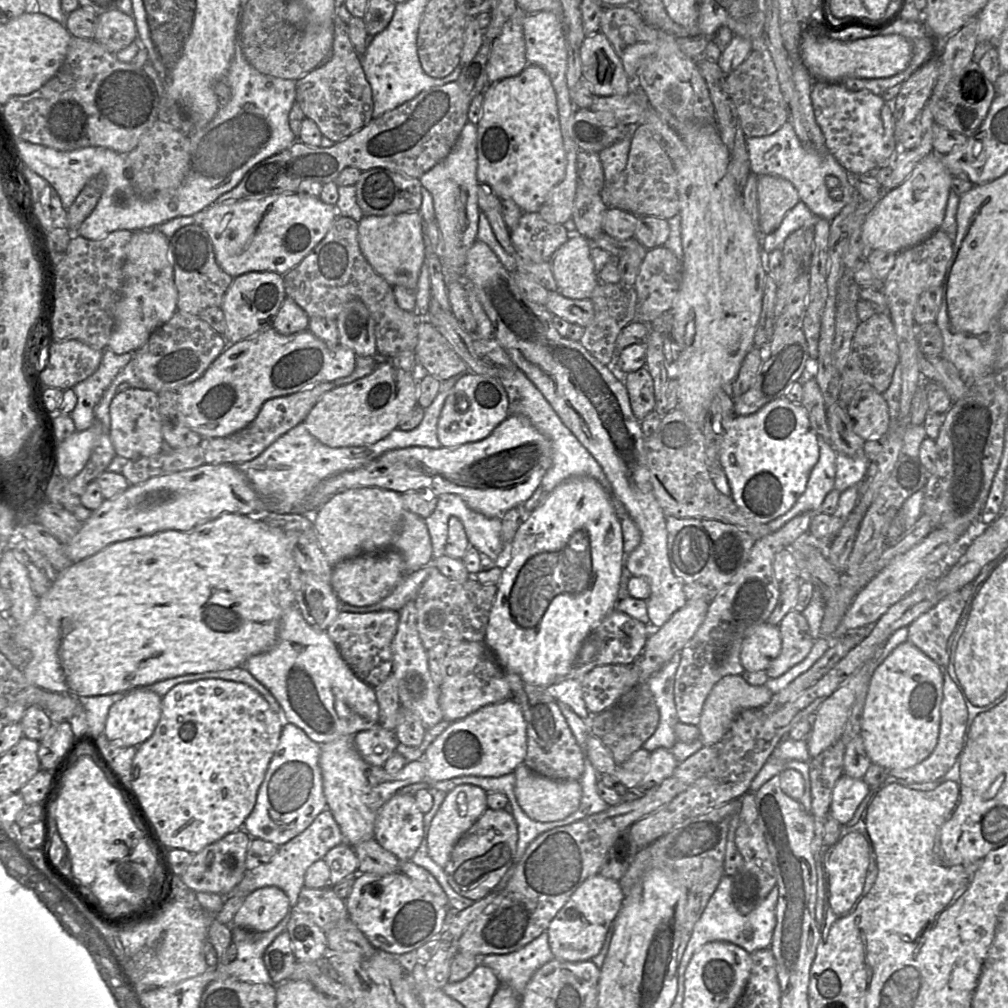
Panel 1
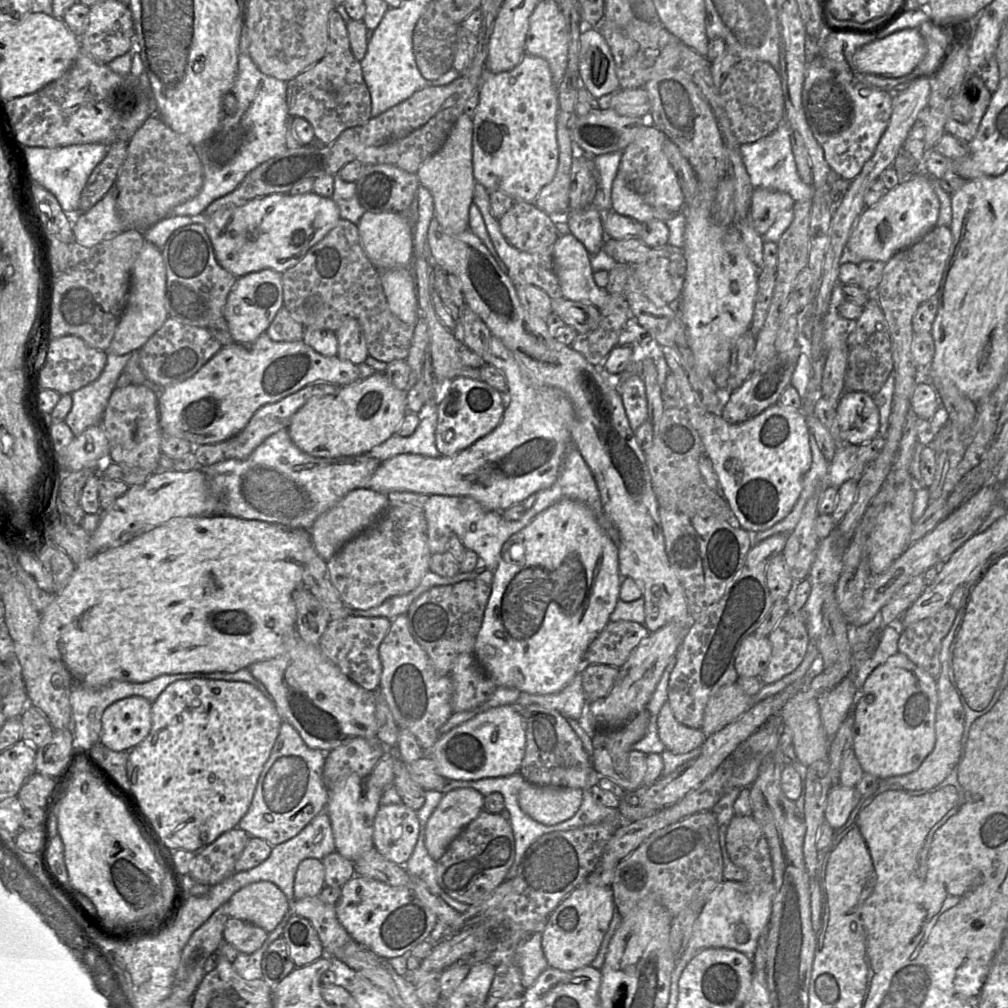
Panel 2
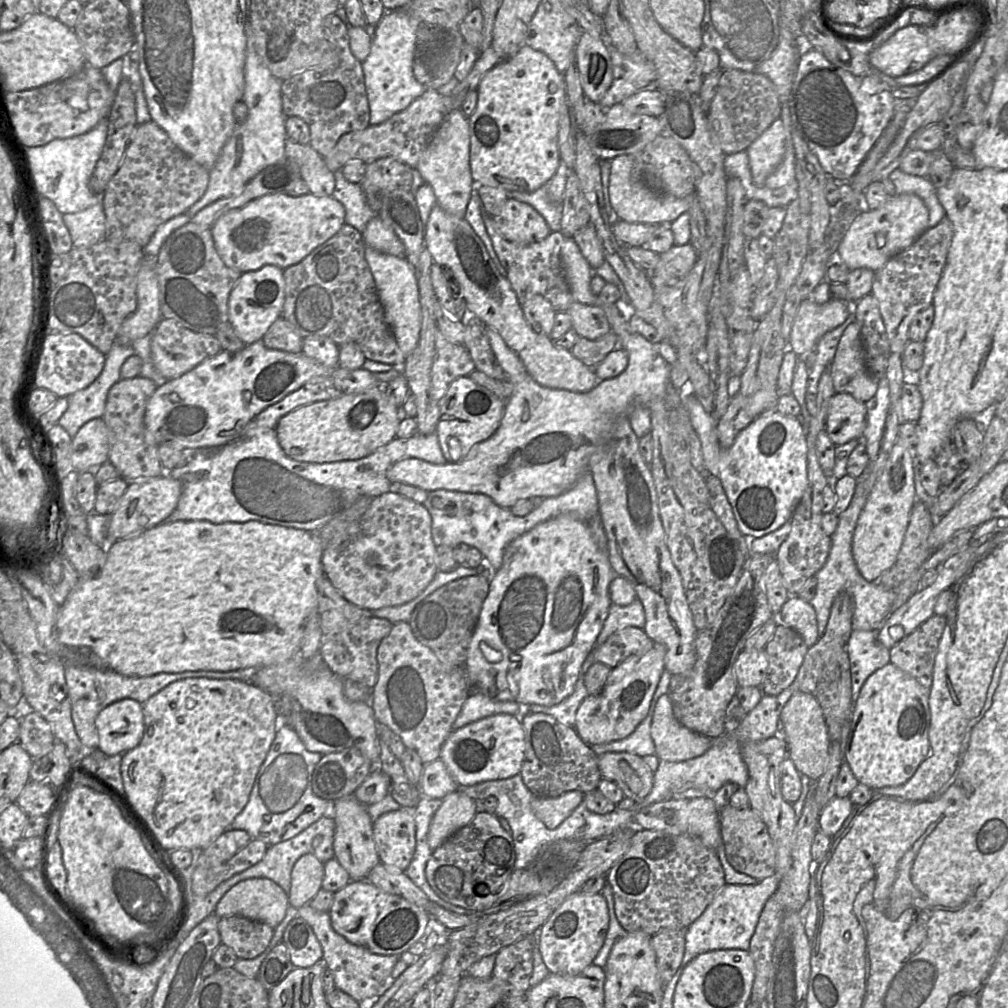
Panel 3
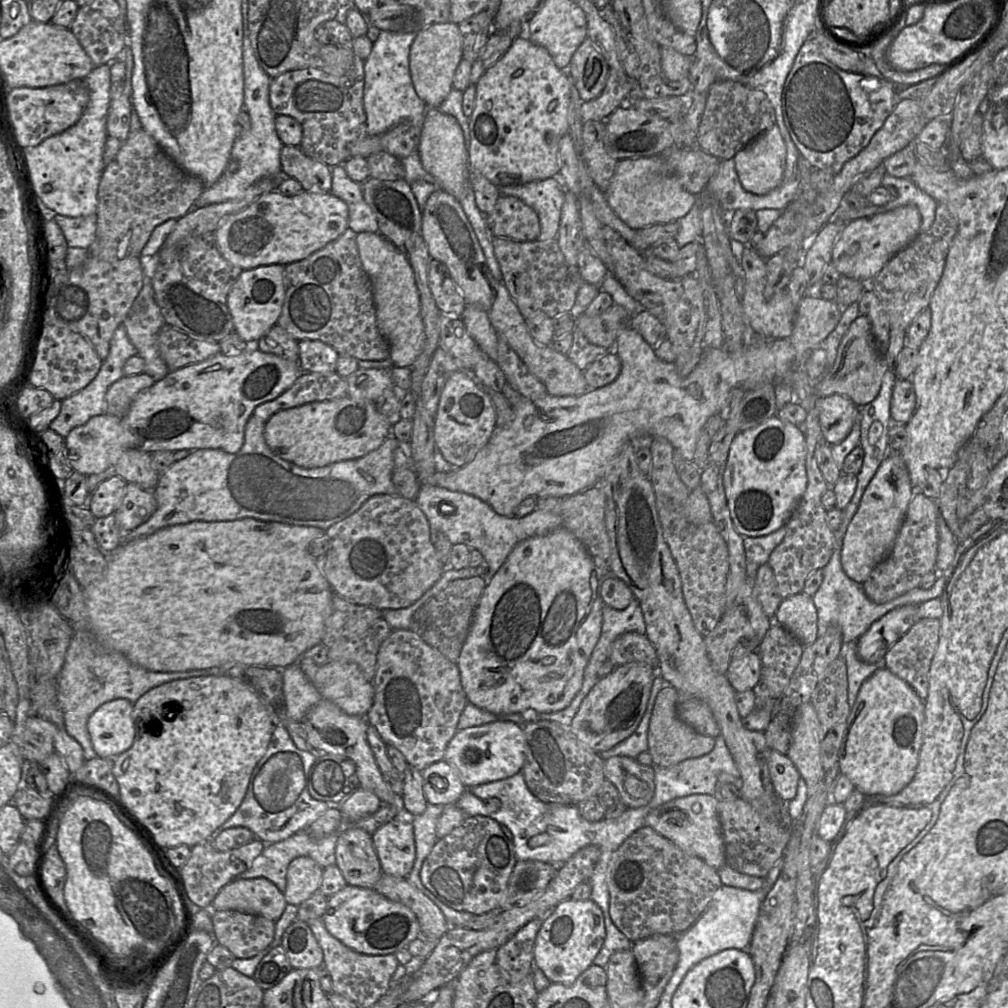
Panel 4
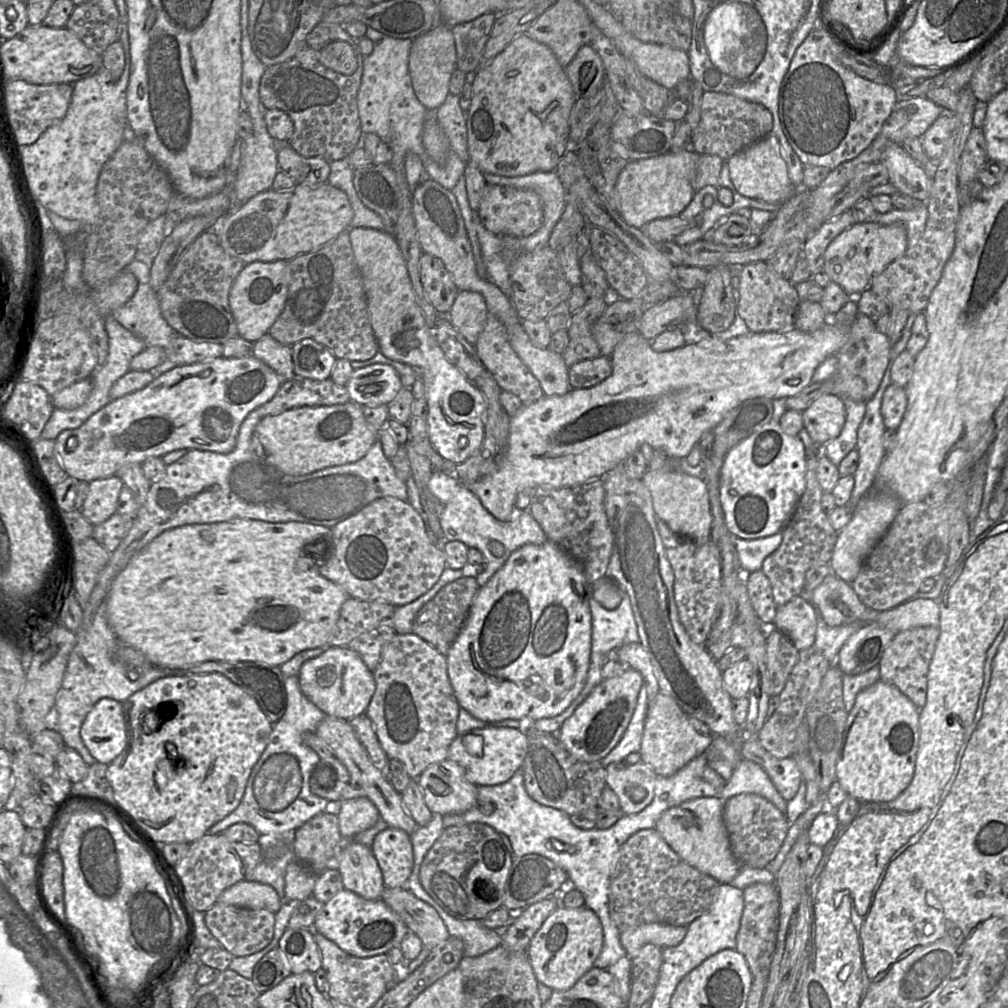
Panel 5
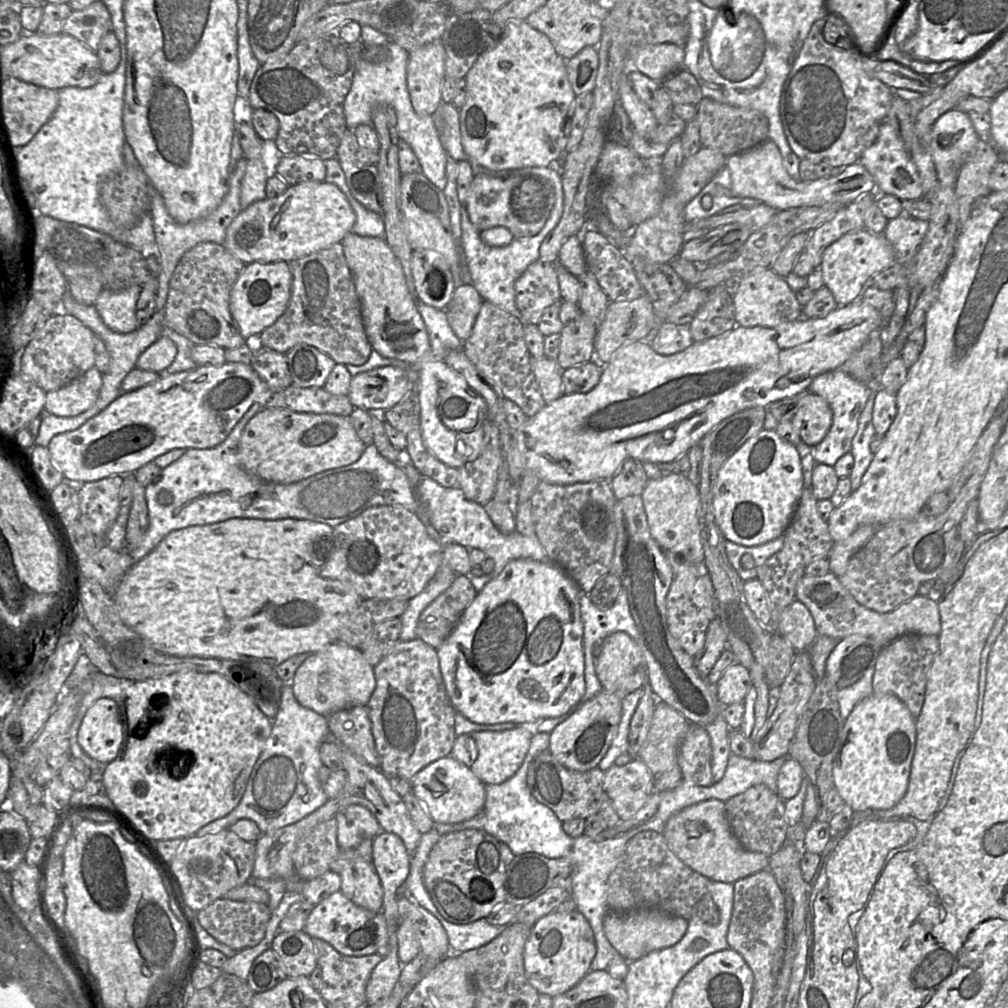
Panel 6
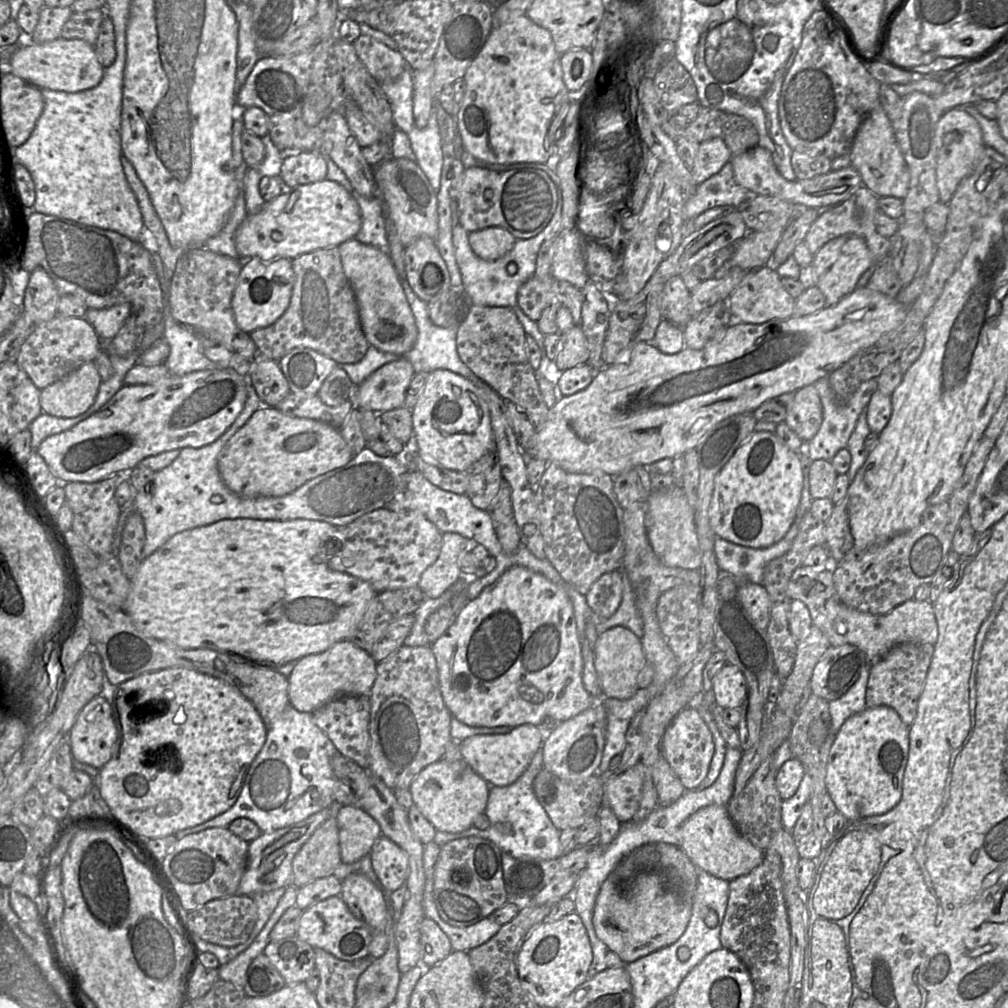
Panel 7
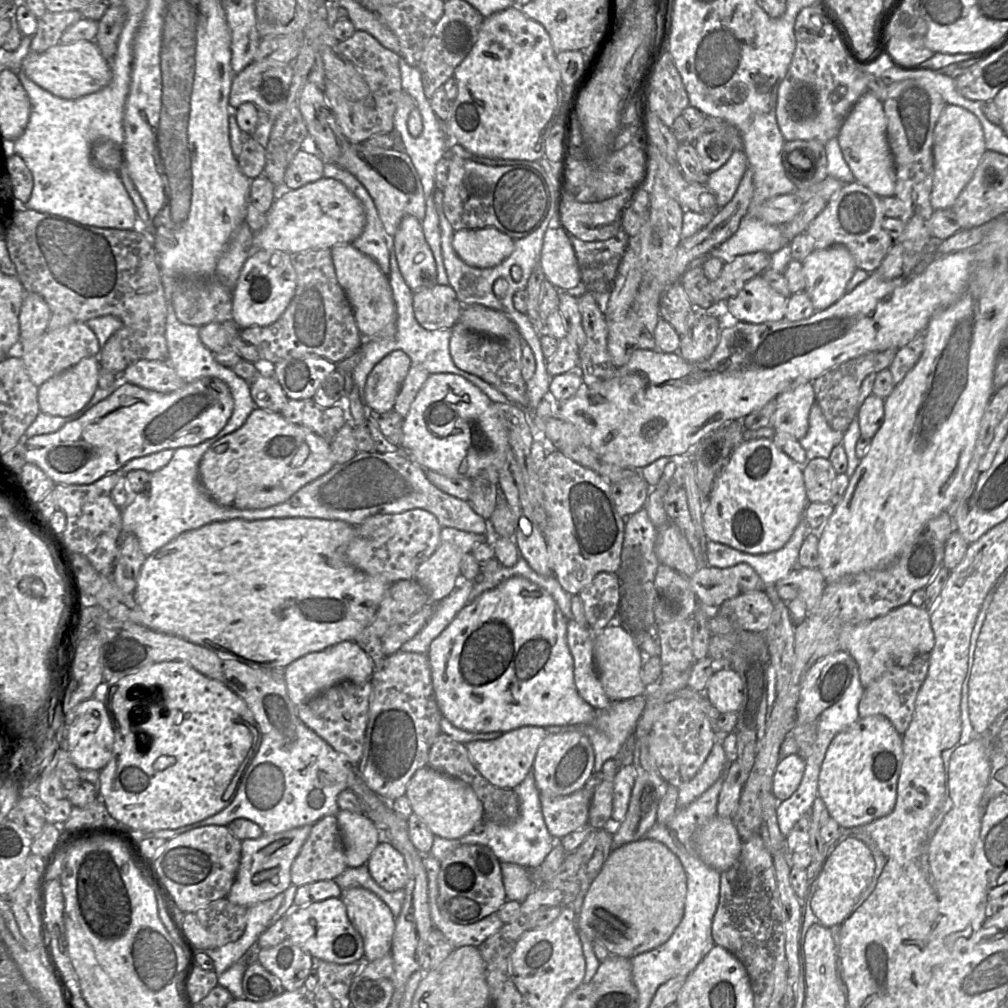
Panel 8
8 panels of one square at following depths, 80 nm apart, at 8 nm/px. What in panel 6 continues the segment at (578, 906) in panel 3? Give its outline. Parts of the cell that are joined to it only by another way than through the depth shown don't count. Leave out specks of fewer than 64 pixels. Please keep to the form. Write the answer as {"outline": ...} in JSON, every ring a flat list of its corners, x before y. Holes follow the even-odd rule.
{"outline":[[553,911,530,930,523,952,525,975,539,994,554,998,569,991,590,971,595,954,594,934,585,916,579,911,567,914]]}

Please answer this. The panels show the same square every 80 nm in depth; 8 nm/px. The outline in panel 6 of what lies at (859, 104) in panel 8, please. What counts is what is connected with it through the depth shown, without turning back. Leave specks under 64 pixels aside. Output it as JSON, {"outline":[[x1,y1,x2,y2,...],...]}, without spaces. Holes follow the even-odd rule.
{"outline":[[886,120,881,123,875,142,862,153,859,162,873,177,880,195,890,194,901,201,922,198,922,185,917,168,903,141]]}

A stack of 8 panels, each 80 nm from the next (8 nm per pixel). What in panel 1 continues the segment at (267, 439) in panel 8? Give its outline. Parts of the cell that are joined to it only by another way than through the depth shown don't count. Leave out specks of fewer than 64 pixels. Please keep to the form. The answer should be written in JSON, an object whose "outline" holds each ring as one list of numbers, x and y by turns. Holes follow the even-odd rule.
{"outline":[[386,359,368,376,325,393,303,423,312,436,331,448,372,445,398,429,418,407,418,383,412,373,395,368]]}

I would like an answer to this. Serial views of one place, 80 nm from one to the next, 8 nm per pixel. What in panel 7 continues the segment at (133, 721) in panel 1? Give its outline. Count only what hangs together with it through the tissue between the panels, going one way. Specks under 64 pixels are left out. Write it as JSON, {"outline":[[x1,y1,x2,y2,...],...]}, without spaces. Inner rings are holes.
{"outline":[[104,695,93,698,80,712,68,734,73,760,101,769,113,756,118,729,110,702]]}

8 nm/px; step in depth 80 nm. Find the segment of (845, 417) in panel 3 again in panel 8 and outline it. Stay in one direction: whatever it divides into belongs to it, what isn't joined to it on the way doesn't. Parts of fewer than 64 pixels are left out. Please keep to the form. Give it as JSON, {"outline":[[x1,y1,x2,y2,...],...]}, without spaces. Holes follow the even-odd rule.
{"outline":[[799,383,787,392,783,392,776,396,776,409,770,419,767,427,773,428,775,433,783,432,789,434,796,440,803,438,809,428,809,415,813,404,815,403,815,394,812,383]]}

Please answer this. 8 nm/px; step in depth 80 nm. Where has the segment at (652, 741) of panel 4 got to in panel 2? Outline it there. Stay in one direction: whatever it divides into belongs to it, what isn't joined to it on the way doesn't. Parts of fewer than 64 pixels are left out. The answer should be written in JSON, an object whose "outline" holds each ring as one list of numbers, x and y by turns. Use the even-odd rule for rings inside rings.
{"outline":[[668,702,662,706,658,714,657,728,666,750,674,754,690,752,702,746,707,738,701,729,690,728,679,723]]}

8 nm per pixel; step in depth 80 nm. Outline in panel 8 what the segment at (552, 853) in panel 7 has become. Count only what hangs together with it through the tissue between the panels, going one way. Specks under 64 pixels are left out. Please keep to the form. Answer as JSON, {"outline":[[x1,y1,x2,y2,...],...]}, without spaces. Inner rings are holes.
{"outline":[[532,770,513,788,513,791,516,793,520,804,520,814,515,823,511,825,501,825,492,820,486,820,484,831,479,834,470,832,456,839,434,836,429,854,441,862,447,853,459,845,478,844,489,847,501,863,513,863,524,868,540,866,553,849,555,839,551,836,545,825,540,795]]}

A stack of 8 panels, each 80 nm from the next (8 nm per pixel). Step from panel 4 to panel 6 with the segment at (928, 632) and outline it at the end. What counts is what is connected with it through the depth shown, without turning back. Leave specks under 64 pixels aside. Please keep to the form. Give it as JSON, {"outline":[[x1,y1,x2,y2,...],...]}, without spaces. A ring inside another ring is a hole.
{"outline":[[905,634,883,647,874,667,873,695,892,694,896,696,907,707,916,721,921,714,928,672,938,650,938,645,938,636]]}

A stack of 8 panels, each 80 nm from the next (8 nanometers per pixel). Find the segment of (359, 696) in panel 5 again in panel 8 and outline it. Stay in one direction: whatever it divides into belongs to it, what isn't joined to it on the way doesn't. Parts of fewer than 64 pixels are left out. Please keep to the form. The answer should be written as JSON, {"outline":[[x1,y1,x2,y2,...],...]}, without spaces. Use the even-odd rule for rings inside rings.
{"outline":[[342,641,296,659,283,669,283,677,289,699,298,706,342,681,368,682,373,672,372,659,354,641]]}

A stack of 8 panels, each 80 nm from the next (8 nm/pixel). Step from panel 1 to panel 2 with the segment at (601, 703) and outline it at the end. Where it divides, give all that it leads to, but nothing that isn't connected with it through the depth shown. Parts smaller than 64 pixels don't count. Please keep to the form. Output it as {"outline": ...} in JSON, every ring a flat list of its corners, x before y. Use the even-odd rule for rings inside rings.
{"outline":[[603,664,589,665,582,672,582,687,588,703,606,697,618,677,619,668]]}

